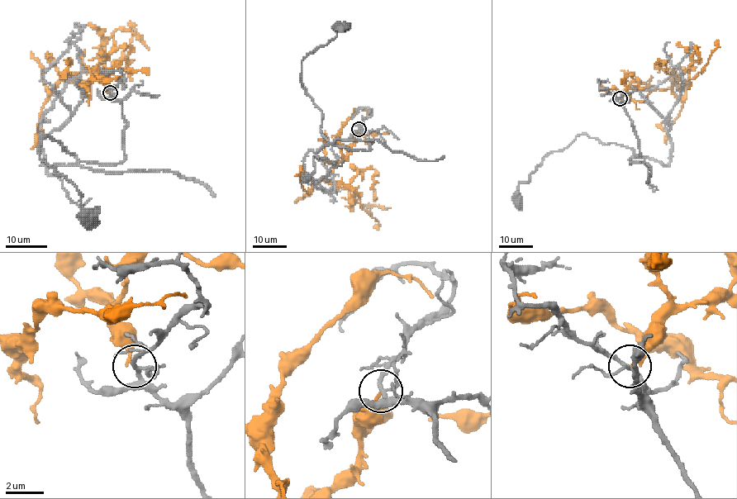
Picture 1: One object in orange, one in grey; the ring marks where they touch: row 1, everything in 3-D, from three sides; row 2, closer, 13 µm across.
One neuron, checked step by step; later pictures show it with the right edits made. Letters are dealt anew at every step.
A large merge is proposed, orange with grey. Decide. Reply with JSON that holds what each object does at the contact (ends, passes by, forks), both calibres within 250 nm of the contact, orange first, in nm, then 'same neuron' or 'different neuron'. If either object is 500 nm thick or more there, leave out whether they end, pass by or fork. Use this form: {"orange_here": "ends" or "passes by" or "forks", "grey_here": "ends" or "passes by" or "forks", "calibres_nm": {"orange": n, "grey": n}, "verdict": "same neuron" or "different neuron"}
{"orange_here": "ends", "grey_here": "forks", "calibres_nm": {"orange": 150, "grey": 170}, "verdict": "different neuron"}

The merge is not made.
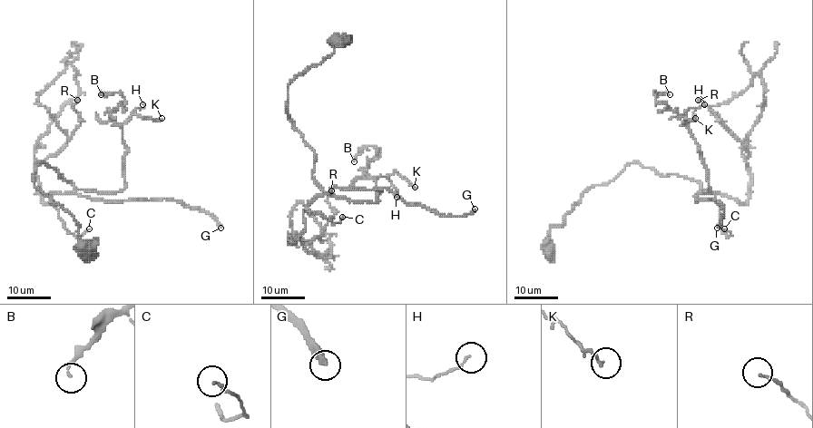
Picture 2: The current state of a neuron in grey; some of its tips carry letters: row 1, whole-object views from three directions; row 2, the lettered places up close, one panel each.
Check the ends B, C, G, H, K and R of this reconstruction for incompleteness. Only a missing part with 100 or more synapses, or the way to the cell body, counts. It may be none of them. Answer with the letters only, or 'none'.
G

